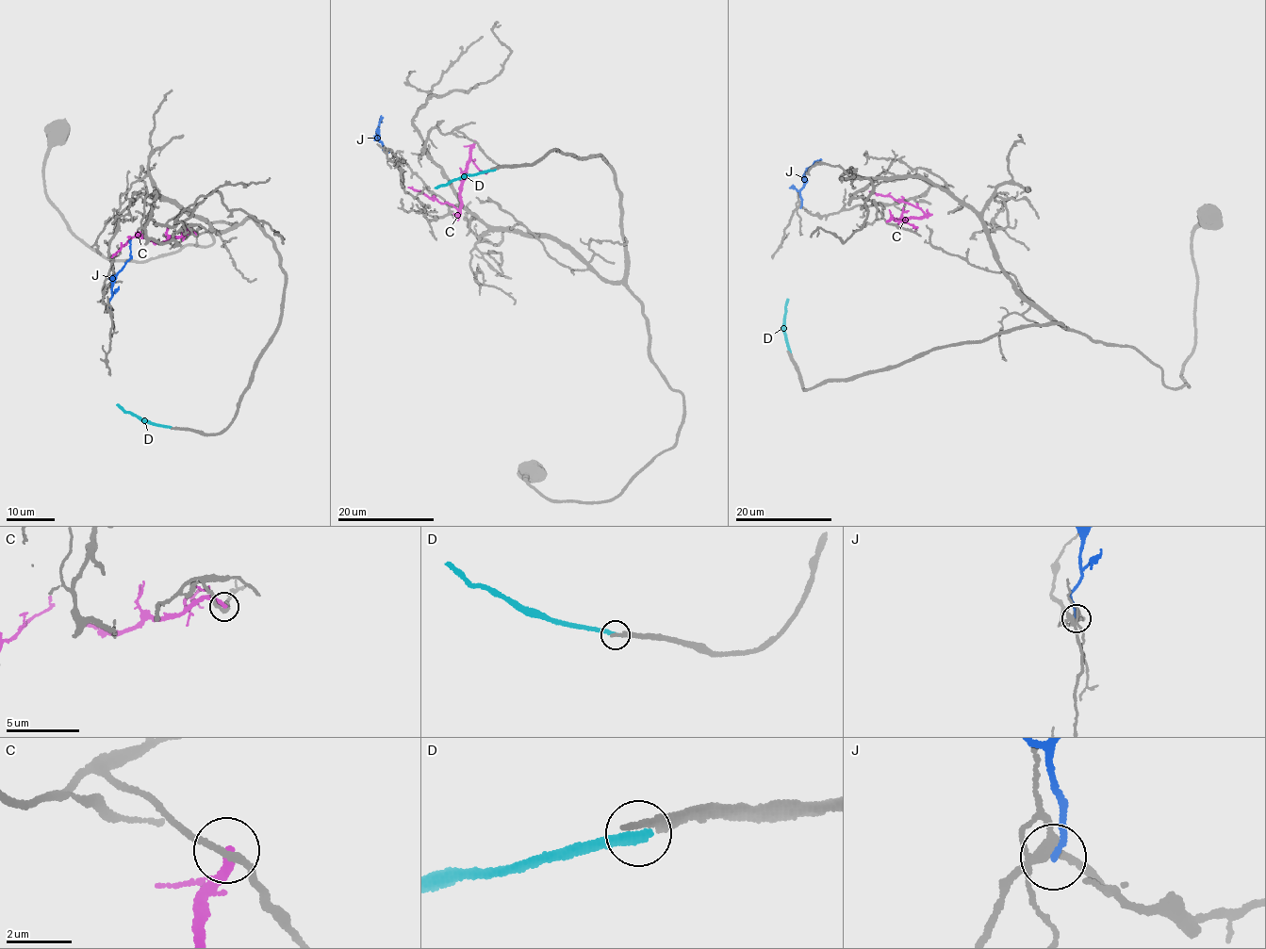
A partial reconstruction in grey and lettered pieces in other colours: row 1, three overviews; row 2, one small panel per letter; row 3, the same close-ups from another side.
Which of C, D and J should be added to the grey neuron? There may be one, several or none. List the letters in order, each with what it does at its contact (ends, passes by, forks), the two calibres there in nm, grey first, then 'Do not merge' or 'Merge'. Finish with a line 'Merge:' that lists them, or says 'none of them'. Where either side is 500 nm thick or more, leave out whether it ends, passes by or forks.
C: It ends there. Thickness 200 nm (grey) against 300 nm. Do not merge
D: It ends there. Thickness 260 nm (grey) against 280 nm. Do not merge
J: It ends there. Thickness 280 nm (grey) against 180 nm. Do not merge
Merge: none of them

